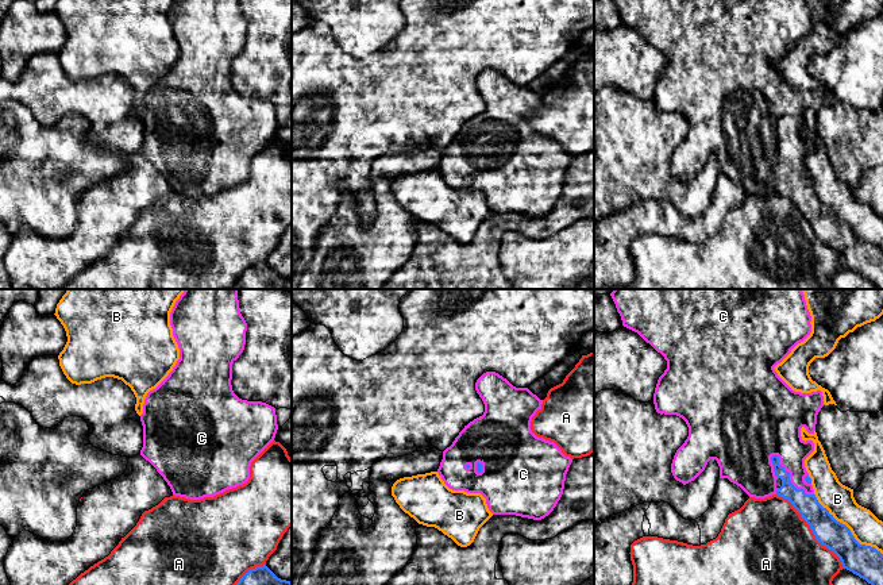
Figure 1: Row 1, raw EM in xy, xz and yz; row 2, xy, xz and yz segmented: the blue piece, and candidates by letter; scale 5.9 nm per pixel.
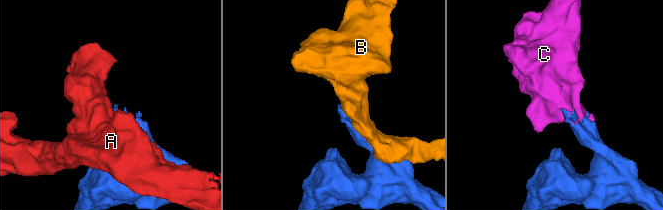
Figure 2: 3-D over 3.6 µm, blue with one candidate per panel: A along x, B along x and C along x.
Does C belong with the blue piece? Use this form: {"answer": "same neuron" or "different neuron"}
{"answer": "same neuron"}

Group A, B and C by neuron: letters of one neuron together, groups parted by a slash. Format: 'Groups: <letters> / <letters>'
Groups: A / B / C

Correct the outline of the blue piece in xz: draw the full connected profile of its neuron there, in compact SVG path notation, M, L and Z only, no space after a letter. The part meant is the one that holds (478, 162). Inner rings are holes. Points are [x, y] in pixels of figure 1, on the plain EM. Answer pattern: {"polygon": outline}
{"polygon": "M496 69L483 70L475 80L475 88L485 101L485 109L464 123L452 142L443 149L439 173L452 188L481 190L493 212L544 216L563 192L572 157L554 139L532 130L531 119L541 107L543 97L528 85L513 84Z"}

